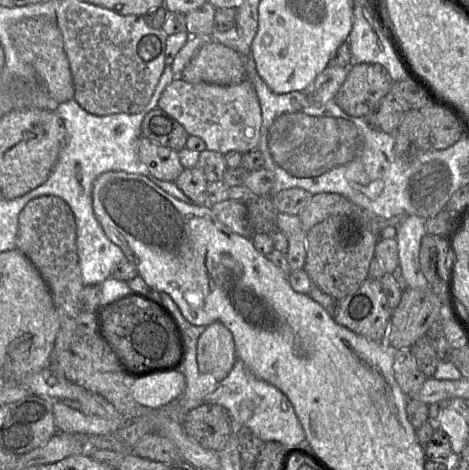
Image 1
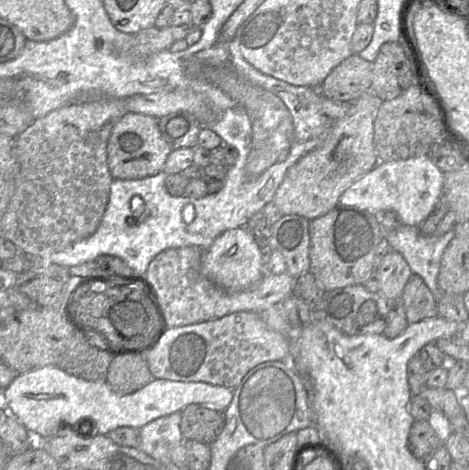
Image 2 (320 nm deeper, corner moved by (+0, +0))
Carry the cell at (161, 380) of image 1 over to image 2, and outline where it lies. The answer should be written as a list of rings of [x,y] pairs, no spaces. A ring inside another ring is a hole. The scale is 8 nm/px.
[[[49,365],[37,370],[17,374],[14,380],[2,391],[1,403],[5,406],[7,411],[11,415],[13,415],[34,438],[36,438],[37,440],[45,440],[55,436],[62,428],[65,428],[65,427],[75,427],[76,431],[78,431],[80,434],[82,434],[80,429],[87,429],[88,432],[86,433],[95,432],[95,429],[96,429],[96,432],[98,433],[98,435],[107,435],[109,432],[111,432],[112,430],[118,427],[132,427],[132,428],[140,429],[144,425],[148,424],[149,422],[157,418],[172,414],[174,412],[181,412],[183,408],[185,408],[190,404],[201,404],[220,411],[225,411],[226,408],[231,403],[233,393],[234,391],[231,388],[212,385],[205,382],[184,382],[184,381],[172,381],[172,380],[166,380],[166,379],[153,379],[153,381],[151,381],[149,384],[147,384],[140,390],[137,390],[136,392],[133,392],[131,394],[121,394],[112,390],[104,381],[87,381],[87,380],[78,378],[76,376],[70,375],[56,366]]]

